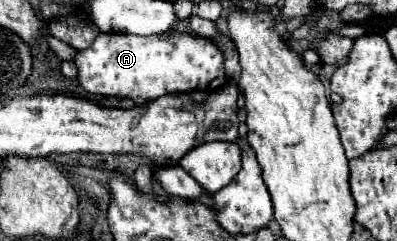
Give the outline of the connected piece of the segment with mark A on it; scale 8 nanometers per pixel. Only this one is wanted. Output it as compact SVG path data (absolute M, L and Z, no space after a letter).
M165 32L153 36L99 34L95 42L79 50L73 58L79 86L89 94L131 98L135 104L147 104L165 94L217 90L225 84L221 50L207 38Z

